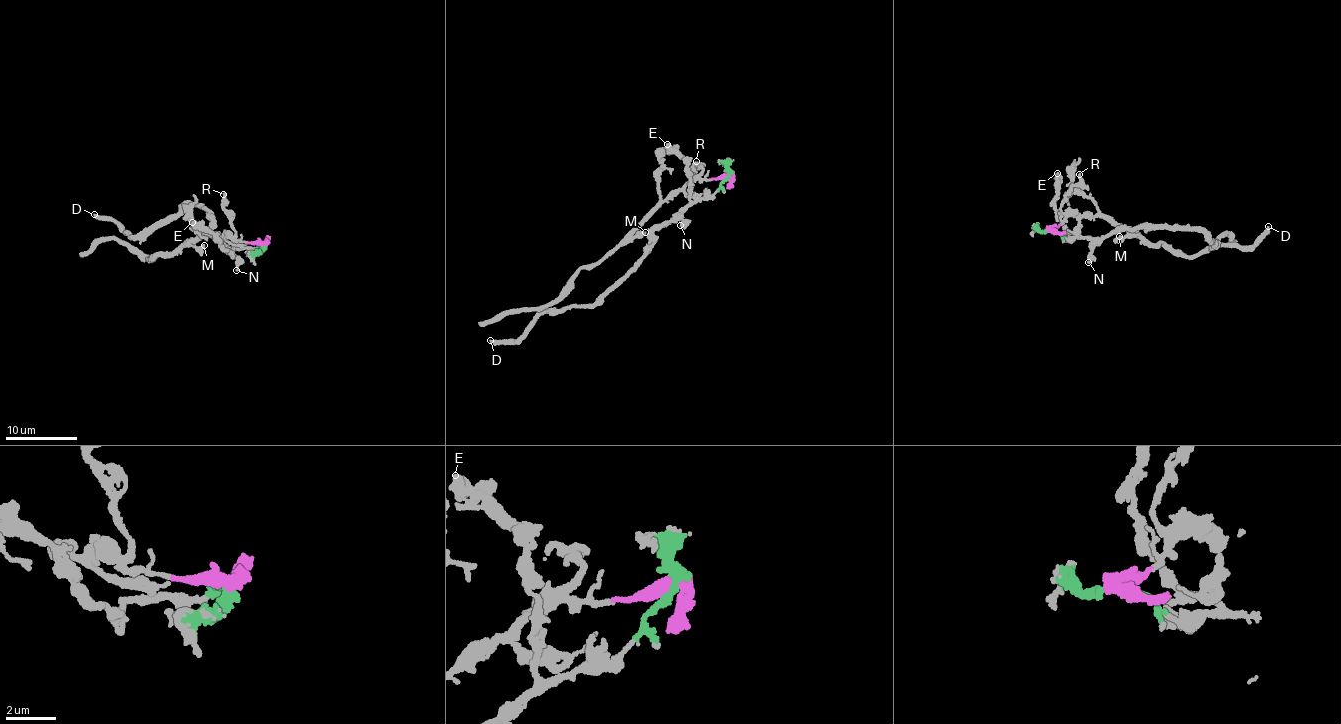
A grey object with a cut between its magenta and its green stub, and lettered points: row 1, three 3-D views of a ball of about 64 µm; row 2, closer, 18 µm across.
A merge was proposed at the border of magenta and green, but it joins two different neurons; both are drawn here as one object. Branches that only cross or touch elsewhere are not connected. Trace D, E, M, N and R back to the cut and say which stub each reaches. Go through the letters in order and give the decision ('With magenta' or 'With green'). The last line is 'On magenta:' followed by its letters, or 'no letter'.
D: With green
E: With green
M: With magenta
N: With green
R: With magenta
On magenta: M, R

